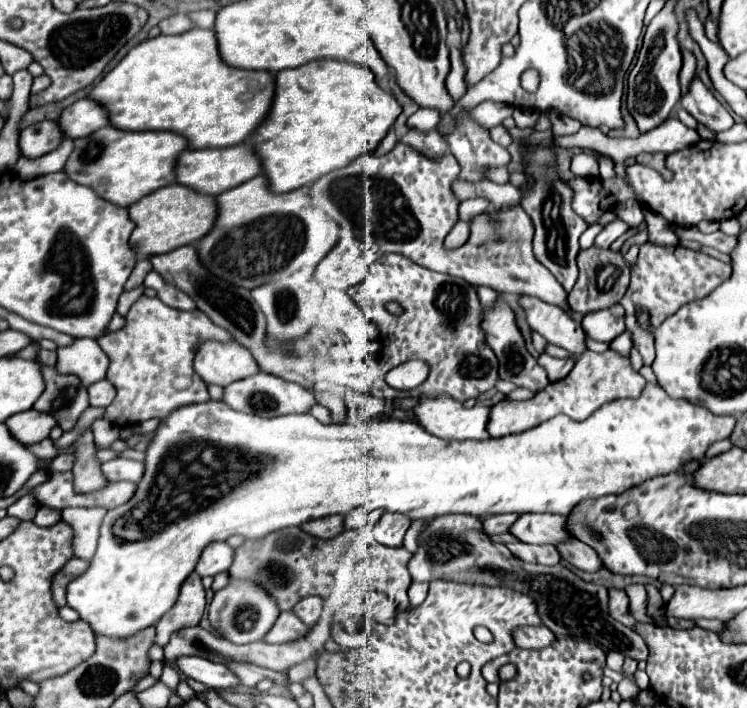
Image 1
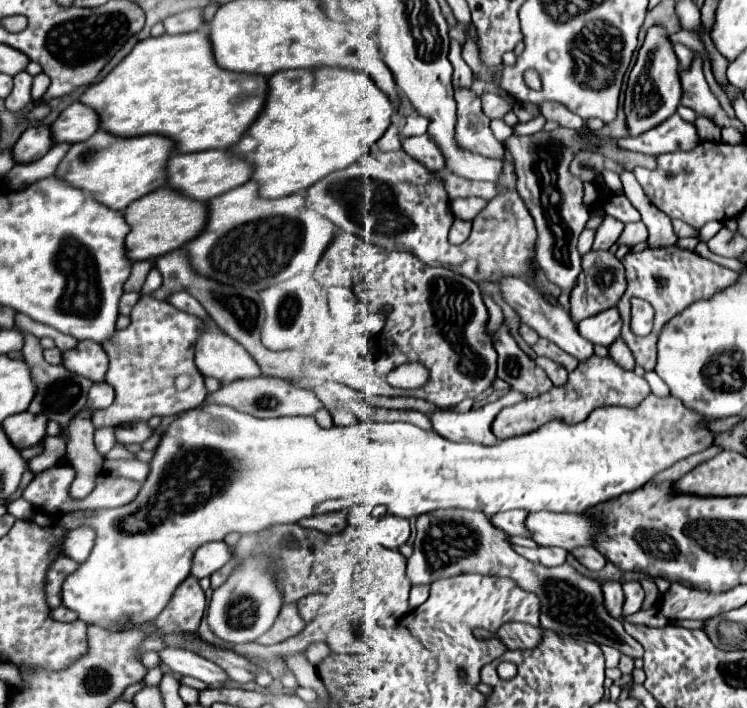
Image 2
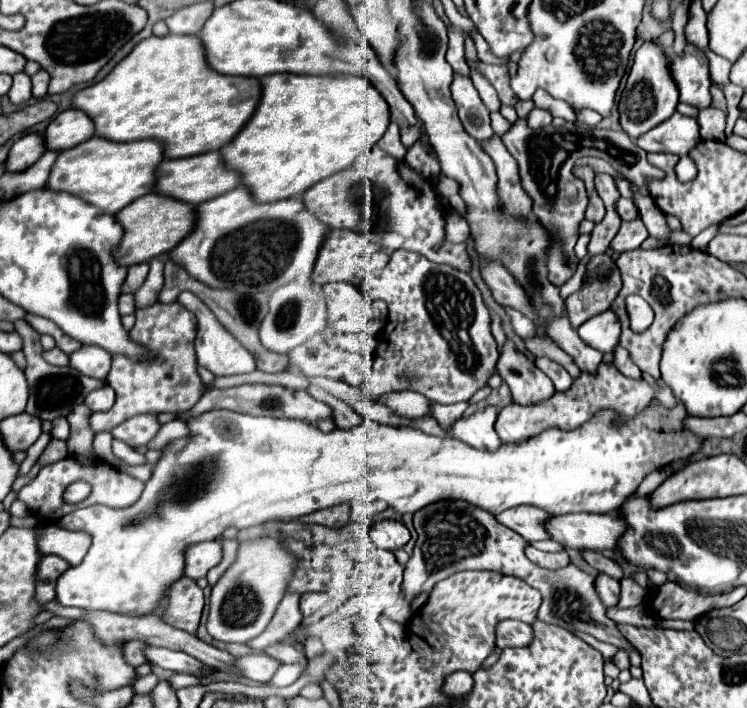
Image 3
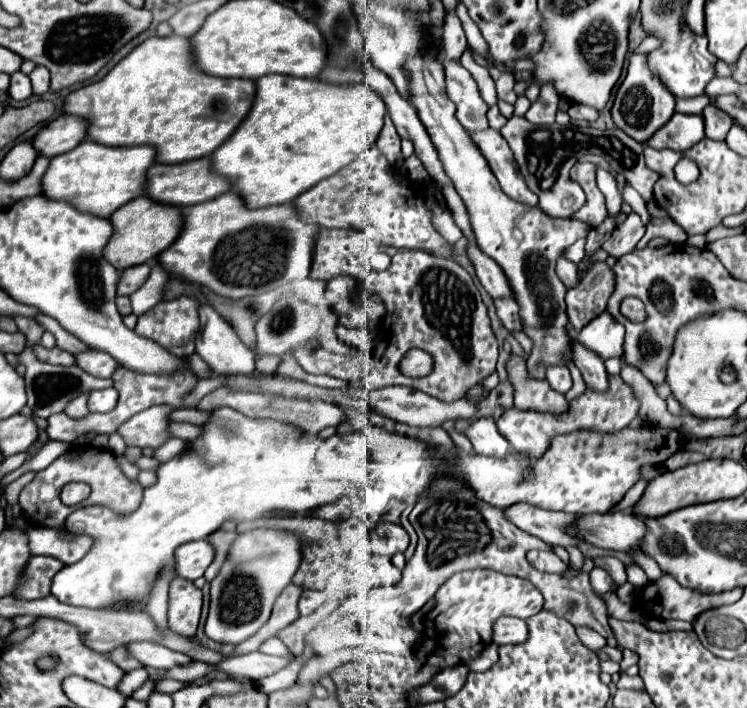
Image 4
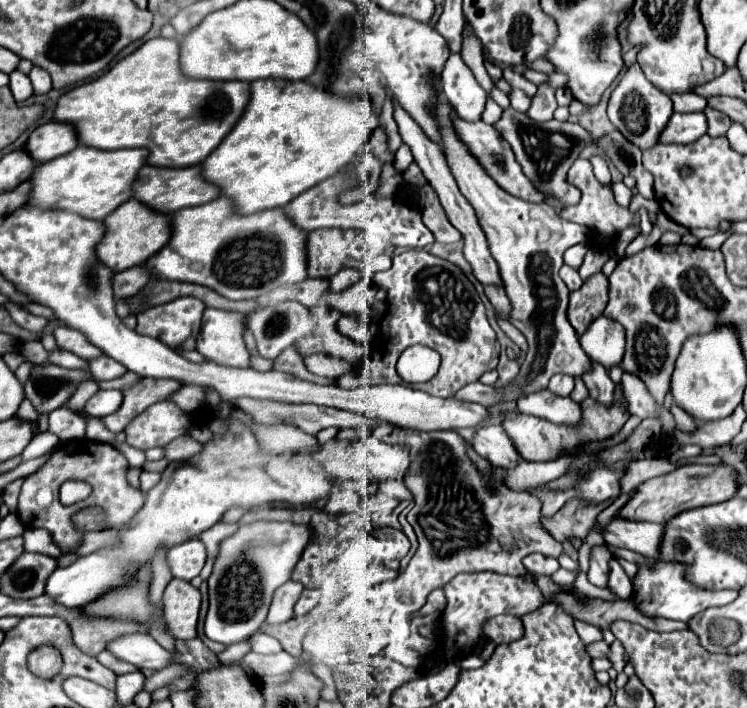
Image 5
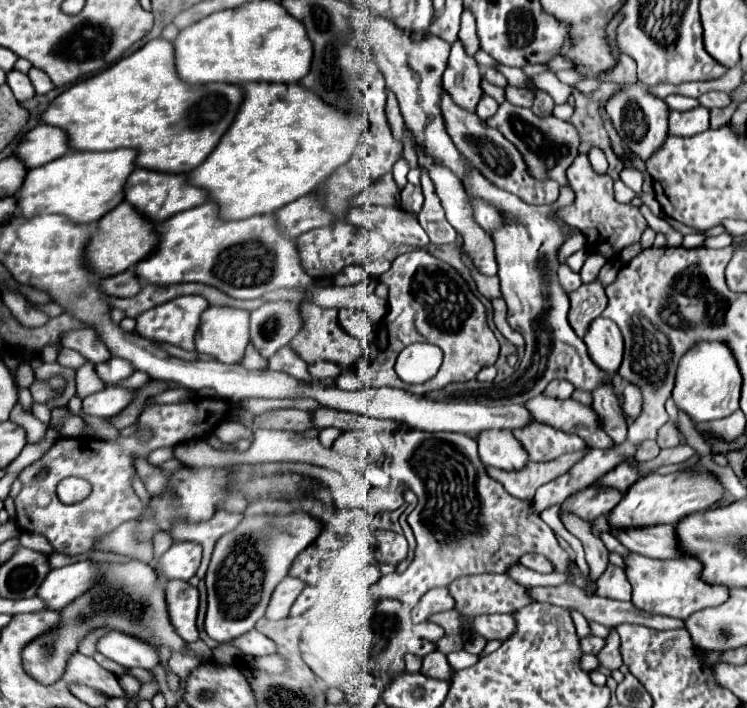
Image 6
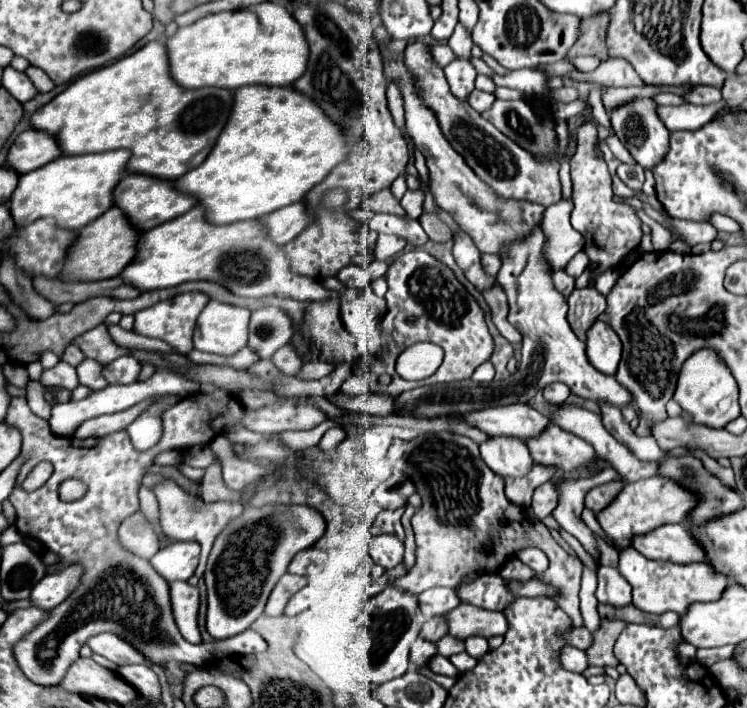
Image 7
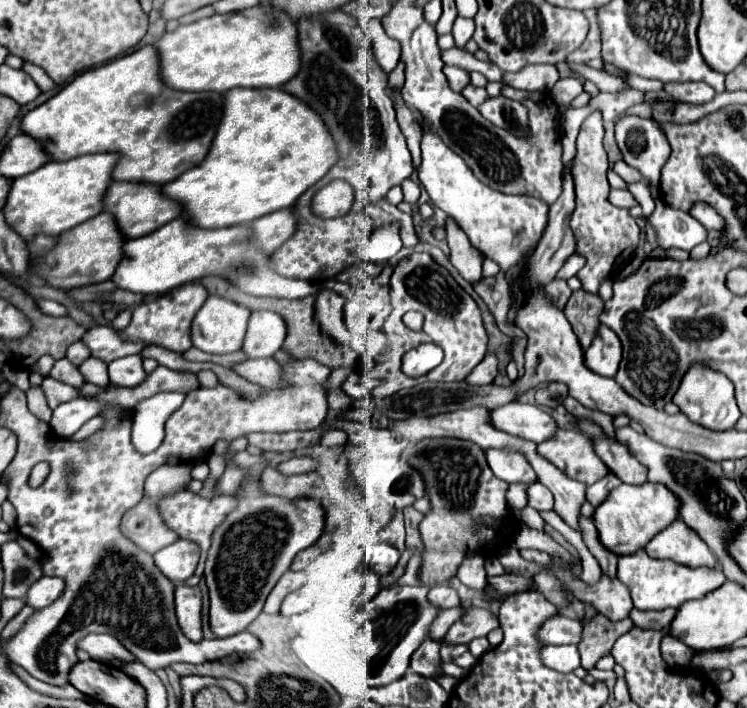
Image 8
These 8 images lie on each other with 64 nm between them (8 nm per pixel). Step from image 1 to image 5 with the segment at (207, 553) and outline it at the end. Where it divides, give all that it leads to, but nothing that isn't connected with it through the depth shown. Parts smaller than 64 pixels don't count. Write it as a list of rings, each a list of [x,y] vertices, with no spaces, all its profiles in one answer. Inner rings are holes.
[[[188,540],[188,542],[176,544],[168,550],[166,562],[174,578],[192,580],[194,576],[200,574],[206,562],[206,548],[200,540]]]

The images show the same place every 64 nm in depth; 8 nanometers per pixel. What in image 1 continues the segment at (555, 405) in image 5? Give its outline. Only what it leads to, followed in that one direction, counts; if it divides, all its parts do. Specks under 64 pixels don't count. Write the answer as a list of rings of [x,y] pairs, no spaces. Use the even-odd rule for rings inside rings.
[[[496,300],[496,306],[492,310],[484,308],[482,328],[484,328],[484,334],[486,334],[486,342],[490,344],[490,348],[494,350],[494,354],[496,354],[496,358],[500,362],[500,368],[498,368],[500,378],[510,380],[518,388],[528,388],[532,394],[542,392],[550,384],[544,368],[540,368],[536,364],[536,358],[532,358],[528,354],[528,350],[524,348],[524,340],[522,340],[522,336],[520,336],[520,332],[516,328],[516,322],[514,322],[514,312],[504,302]]]

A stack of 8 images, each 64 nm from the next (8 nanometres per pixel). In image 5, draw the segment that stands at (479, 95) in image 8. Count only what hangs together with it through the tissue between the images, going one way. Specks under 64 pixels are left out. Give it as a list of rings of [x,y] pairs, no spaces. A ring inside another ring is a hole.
[[[488,98],[488,100],[486,100],[486,108],[484,108],[484,112],[482,112],[482,120],[484,120],[486,124],[494,124],[494,122],[500,118],[500,114],[502,114],[502,108],[500,108],[492,98]]]

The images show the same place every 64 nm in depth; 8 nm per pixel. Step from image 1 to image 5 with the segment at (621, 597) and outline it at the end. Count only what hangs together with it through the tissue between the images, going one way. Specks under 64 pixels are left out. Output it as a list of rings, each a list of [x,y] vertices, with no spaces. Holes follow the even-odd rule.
[[[592,546],[590,550],[590,568],[588,568],[588,580],[594,586],[604,588],[608,580],[608,560],[612,558],[610,550],[606,546]]]

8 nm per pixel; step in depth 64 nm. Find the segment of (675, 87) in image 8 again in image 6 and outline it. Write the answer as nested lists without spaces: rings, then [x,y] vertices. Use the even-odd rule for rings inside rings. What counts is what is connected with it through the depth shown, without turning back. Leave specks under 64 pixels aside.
[[[712,90],[712,92],[702,94],[702,96],[698,98],[698,102],[700,102],[702,106],[706,106],[706,108],[724,108],[724,106],[730,104],[730,98],[728,98],[726,92],[716,92],[716,90]]]

